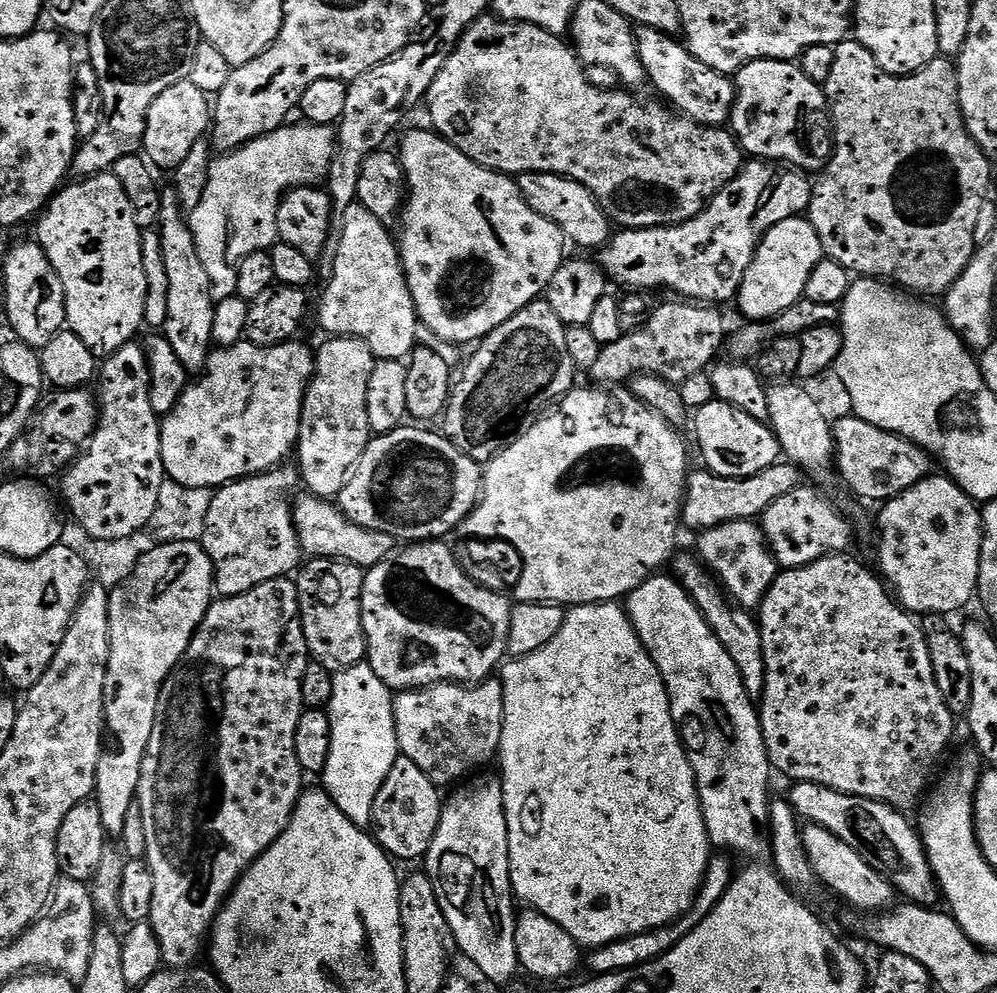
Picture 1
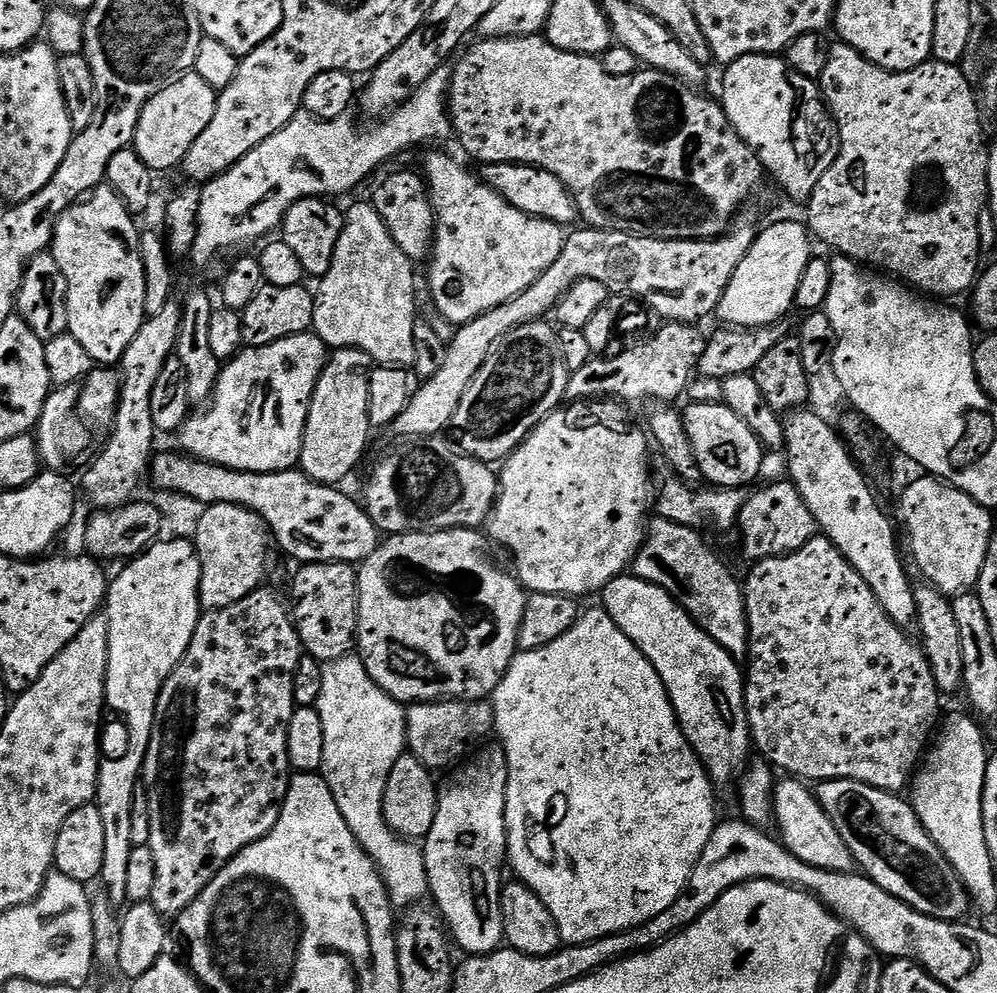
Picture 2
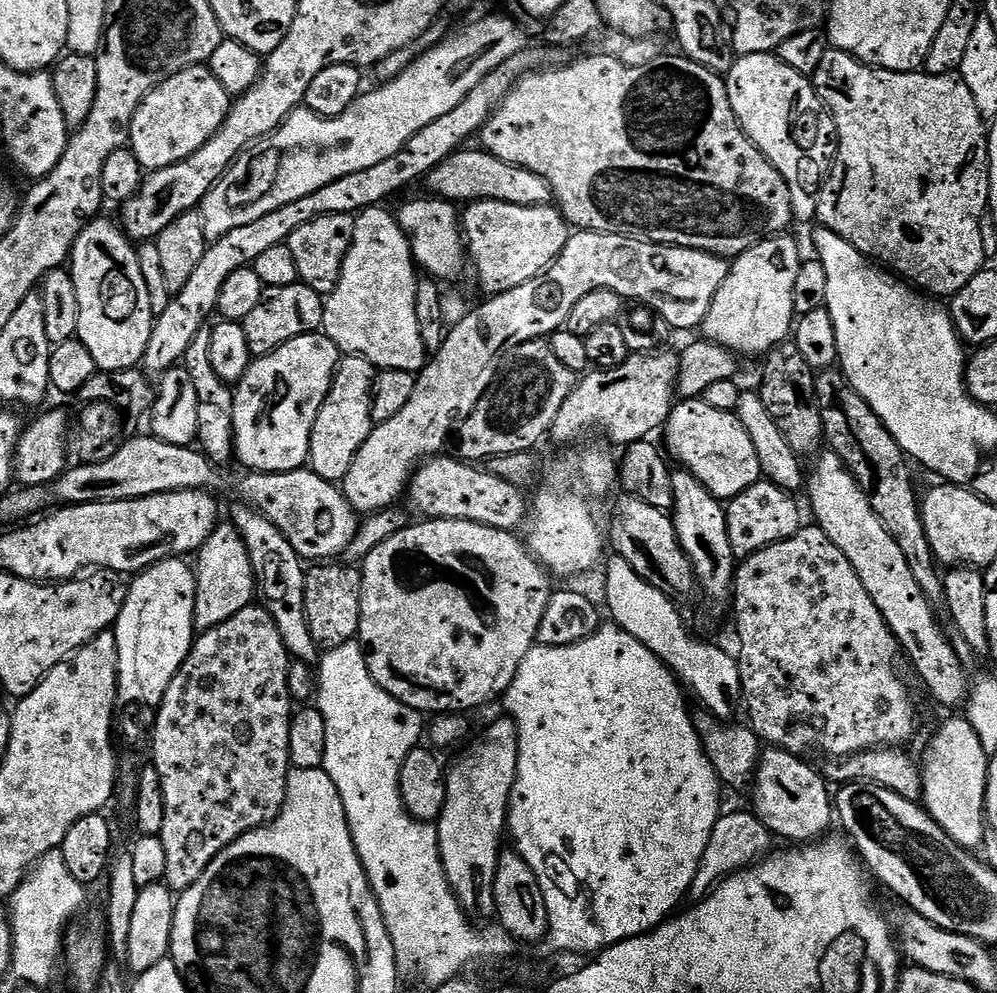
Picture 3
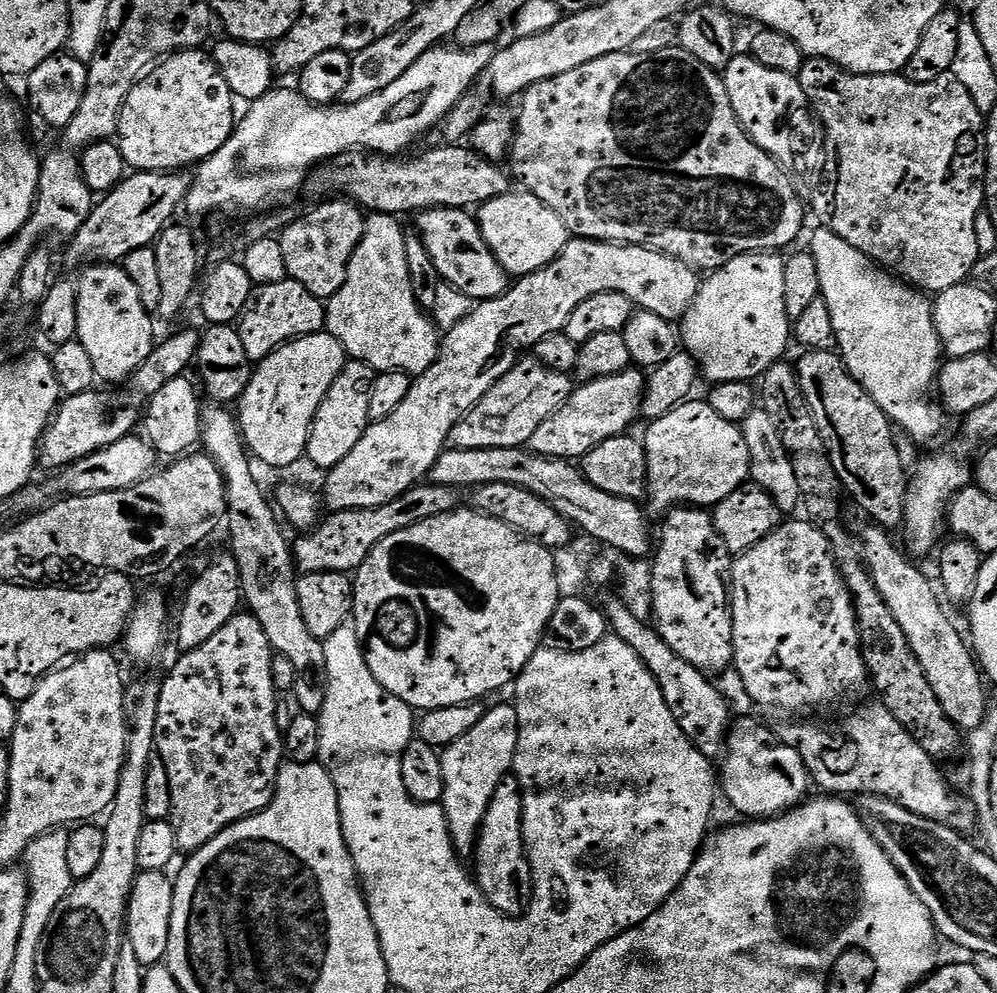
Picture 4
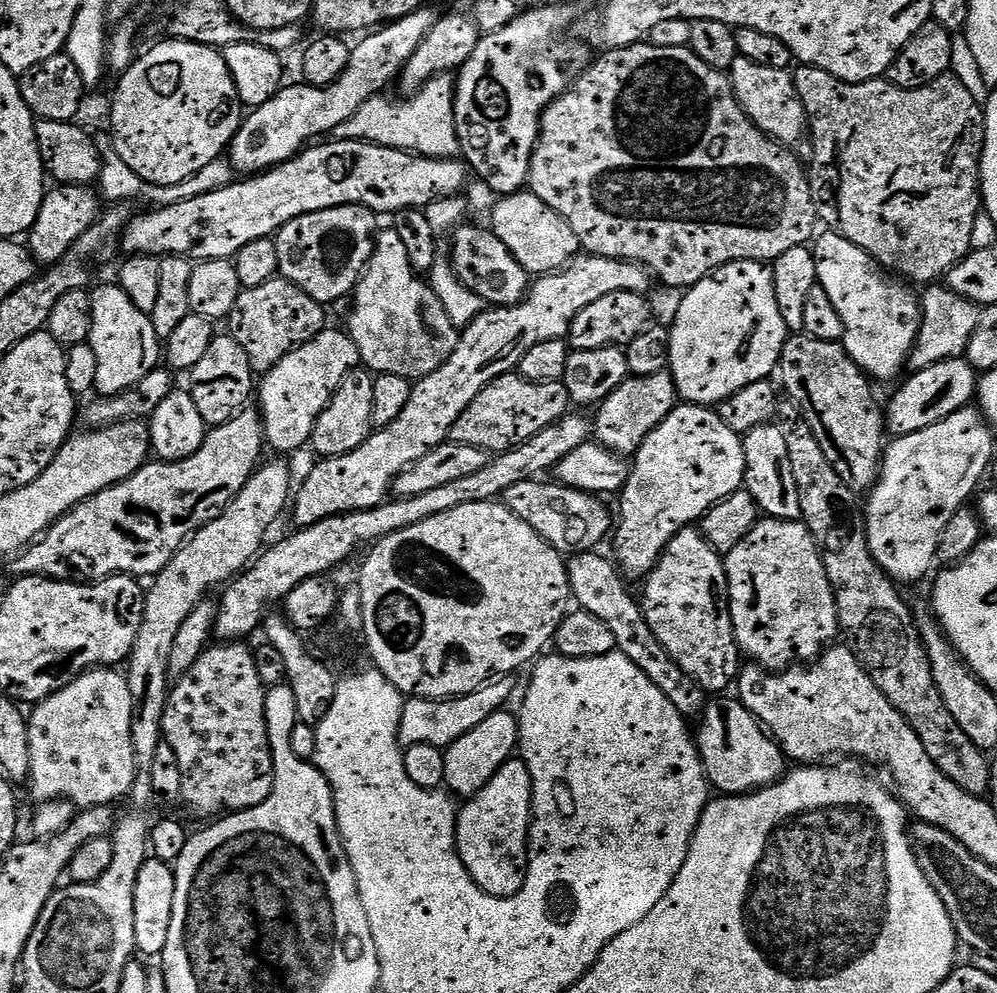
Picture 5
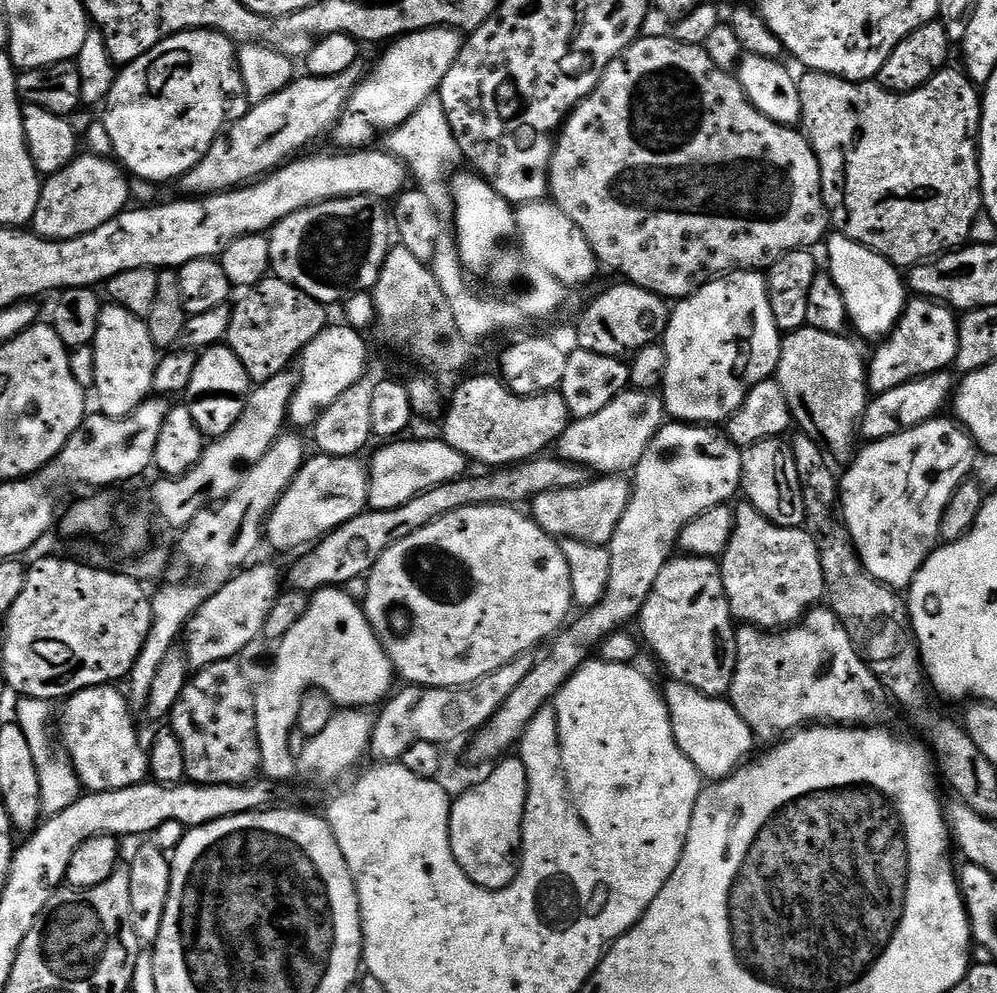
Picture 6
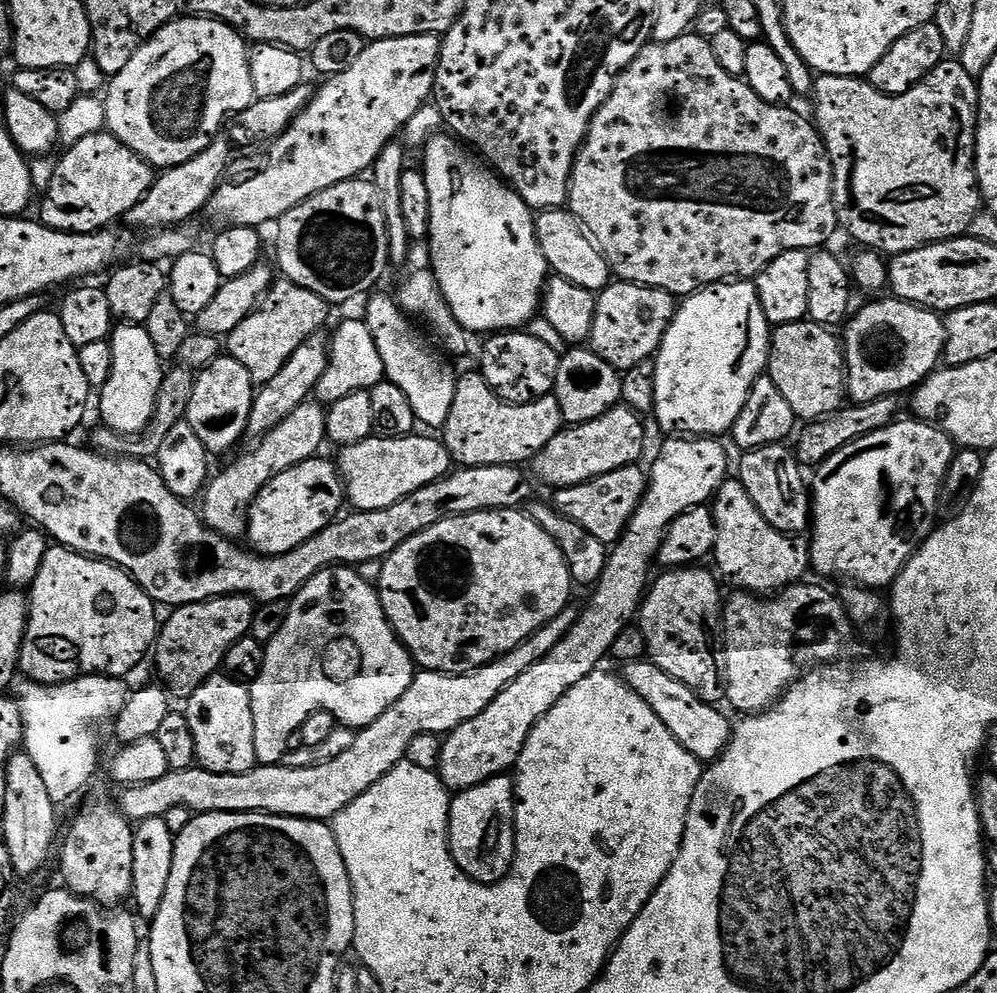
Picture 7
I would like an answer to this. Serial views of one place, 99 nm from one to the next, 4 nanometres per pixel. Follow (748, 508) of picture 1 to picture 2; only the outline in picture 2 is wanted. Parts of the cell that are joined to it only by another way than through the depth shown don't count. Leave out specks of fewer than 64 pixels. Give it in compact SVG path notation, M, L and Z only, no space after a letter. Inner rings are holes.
M662 458L657 459L657 464L655 461L650 484L655 495L656 492L660 495L659 519L678 522L682 526L697 530L703 529L703 524L709 524L720 532L726 531L727 528L735 529L742 514L742 506L746 506L750 495L748 488L717 488L715 486L695 488L685 482Z

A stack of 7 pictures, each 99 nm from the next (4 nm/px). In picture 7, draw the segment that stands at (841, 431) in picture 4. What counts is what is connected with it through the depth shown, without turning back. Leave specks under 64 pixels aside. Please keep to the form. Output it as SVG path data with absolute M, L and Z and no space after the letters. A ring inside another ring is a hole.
M803 319L777 324L771 329L766 375L790 402L797 418L804 422L835 416L846 404L846 369L844 346L831 327Z

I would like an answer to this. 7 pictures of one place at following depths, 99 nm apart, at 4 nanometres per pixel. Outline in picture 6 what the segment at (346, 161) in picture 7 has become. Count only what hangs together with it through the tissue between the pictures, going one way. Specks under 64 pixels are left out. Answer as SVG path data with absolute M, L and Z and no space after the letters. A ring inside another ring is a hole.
M427 28L393 40L383 49L376 69L365 75L344 108L334 129L341 149L364 150L376 135L387 134L402 126L418 106L440 91L442 78L450 74L450 66L460 53L461 33L455 28ZM388 48L388 49L387 49Z

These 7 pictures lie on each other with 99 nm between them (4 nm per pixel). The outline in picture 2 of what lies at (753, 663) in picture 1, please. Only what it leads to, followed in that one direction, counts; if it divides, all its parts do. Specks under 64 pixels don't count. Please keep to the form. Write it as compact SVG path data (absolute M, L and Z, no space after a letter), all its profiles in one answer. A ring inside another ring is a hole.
M653 519L647 525L646 535L634 561L635 575L659 588L665 588L679 604L692 615L695 622L726 654L730 654L737 662L748 660L748 619L746 618L746 602L741 581L712 553L712 548L700 537L701 533L694 528L687 528L678 522Z

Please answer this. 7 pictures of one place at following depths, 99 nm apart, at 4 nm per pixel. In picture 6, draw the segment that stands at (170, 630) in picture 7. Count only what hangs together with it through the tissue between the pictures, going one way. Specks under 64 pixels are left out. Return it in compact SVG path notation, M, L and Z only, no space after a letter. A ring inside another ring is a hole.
M256 564L245 567L222 586L195 612L186 629L186 655L188 667L199 670L214 662L239 657L242 646L261 639L266 626L266 614L282 591L282 572L272 564Z

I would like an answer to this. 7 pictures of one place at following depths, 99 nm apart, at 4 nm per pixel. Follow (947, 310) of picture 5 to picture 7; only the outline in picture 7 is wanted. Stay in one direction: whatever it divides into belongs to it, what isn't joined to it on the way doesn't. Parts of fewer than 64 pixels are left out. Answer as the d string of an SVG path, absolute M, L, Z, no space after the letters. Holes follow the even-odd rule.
M887 299L868 302L842 328L846 396L853 404L915 389L937 371L944 354L946 330L941 313L905 300Z

